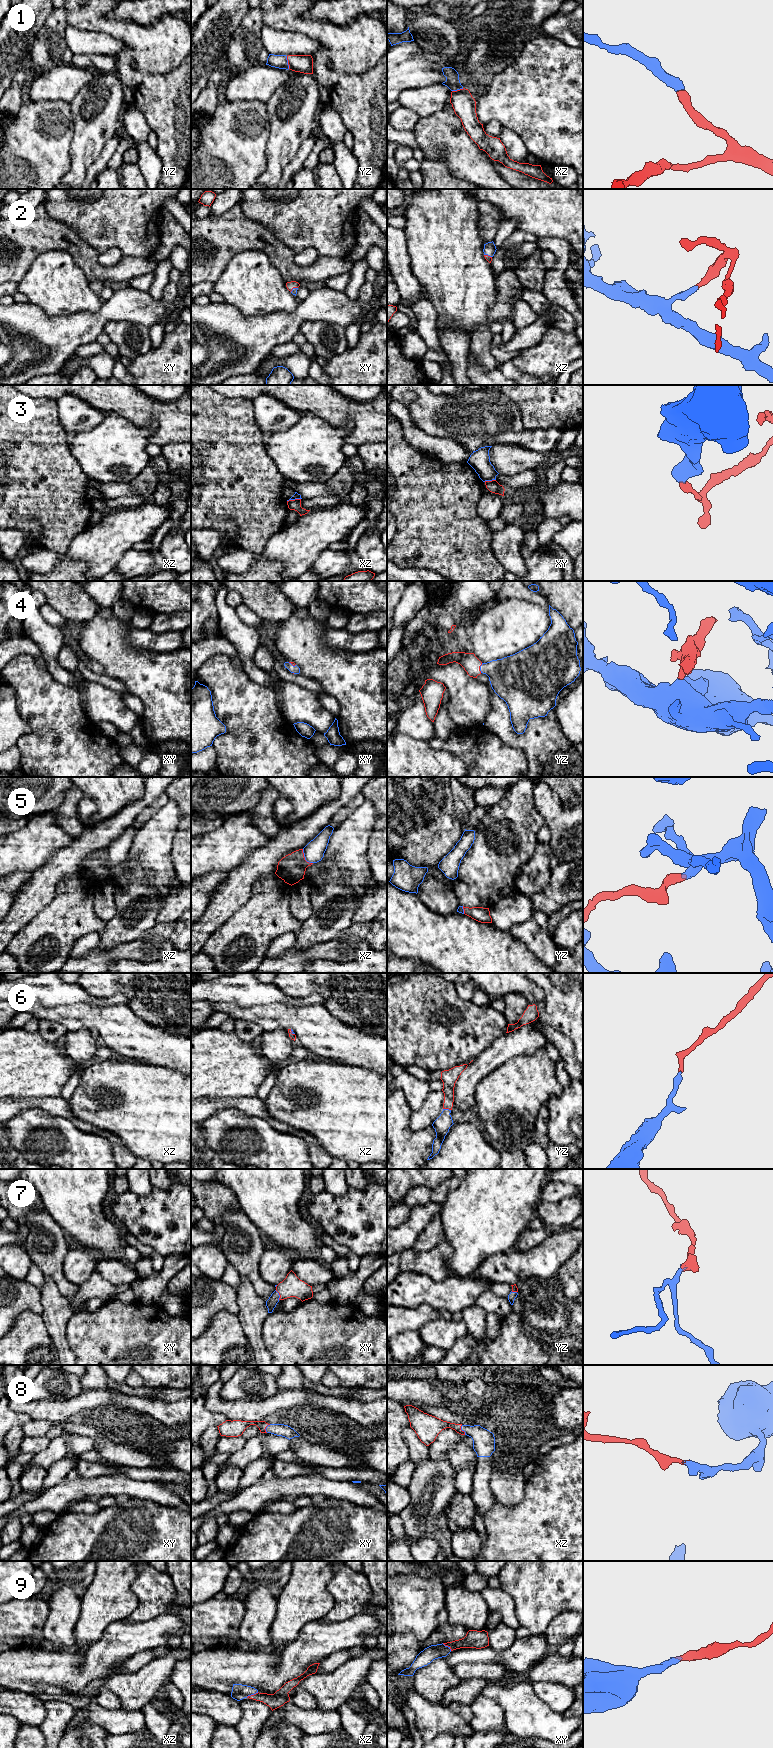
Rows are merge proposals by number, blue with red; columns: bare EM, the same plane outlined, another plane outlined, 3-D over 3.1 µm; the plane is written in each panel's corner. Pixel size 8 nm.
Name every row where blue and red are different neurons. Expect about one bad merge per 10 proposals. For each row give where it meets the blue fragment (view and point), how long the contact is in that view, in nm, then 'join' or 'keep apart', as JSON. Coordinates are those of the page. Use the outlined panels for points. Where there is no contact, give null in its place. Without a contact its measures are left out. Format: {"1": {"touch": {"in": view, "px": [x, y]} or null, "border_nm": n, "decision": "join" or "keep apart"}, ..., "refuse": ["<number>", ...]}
{"1": {"touch": {"in": "yz", "px": [287, 62]}, "border_nm": 110, "decision": "join"}, "2": {"touch": {"in": "xy", "px": [293, 288]}, "border_nm": 70, "decision": "join"}, "3": {"touch": {"in": "xy", "px": [489, 480]}, "border_nm": 100, "decision": "keep apart"}, "4": {"touch": {"in": "yz", "px": [480, 668]}, "border_nm": 80, "decision": "join"}, "5": {"touch": {"in": "xz", "px": [305, 858]}, "border_nm": 150, "decision": "join"}, "6": {"touch": {"in": "yz", "px": [447, 1109]}, "border_nm": 70, "decision": "join"}, "7": {"touch": {"in": "xy", "px": [279, 1295]}, "border_nm": 90, "decision": "join"}, "8": {"touch": {"in": "xz", "px": [462, 1430]}, "border_nm": 90, "decision": "join"}, "9": {"touch": {"in": "xz", "px": [252, 1694]}, "border_nm": 110, "decision": "join"}, "refuse": ["3"]}

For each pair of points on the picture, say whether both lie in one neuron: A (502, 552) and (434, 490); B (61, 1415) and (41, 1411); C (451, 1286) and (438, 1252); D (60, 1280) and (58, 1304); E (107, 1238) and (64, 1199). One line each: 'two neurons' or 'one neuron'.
A: two neurons
B: one neuron
C: two neurons
D: two neurons
E: one neuron

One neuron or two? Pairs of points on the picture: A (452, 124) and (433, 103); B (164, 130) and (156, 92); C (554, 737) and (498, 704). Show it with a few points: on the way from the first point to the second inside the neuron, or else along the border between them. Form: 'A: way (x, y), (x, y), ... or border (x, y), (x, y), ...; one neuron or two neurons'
A: border (443, 109), (419, 117); two neurons
B: way (164, 121), (164, 101); one neuron
C: way (536, 740), (516, 740), (499, 722); one neuron

